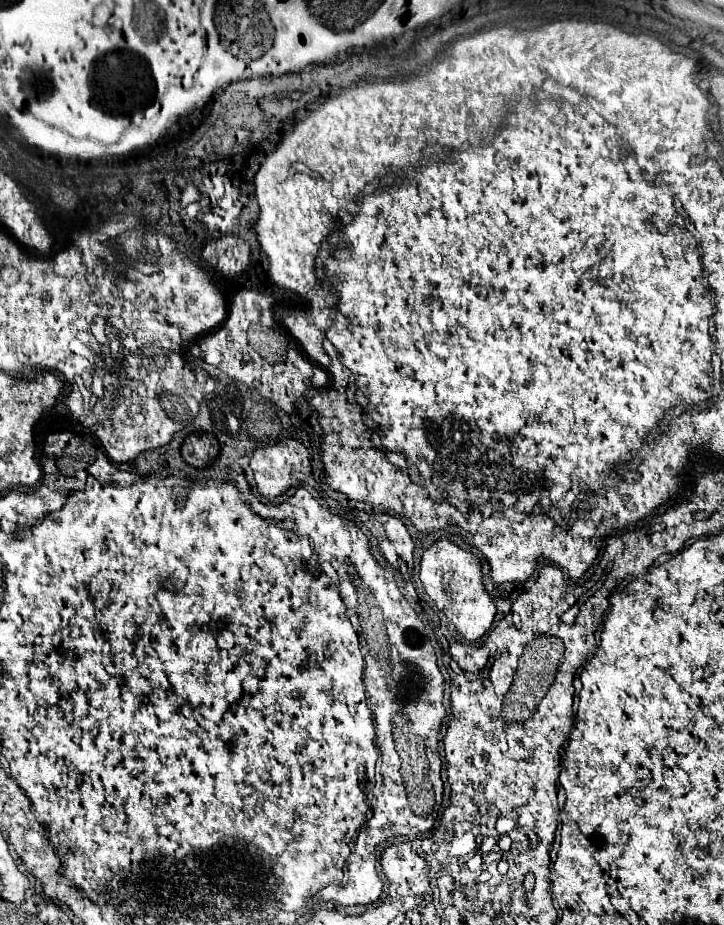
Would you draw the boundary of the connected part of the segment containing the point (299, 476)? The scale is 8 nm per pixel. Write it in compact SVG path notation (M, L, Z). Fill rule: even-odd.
M293 438L275 446L257 448L251 456L251 470L259 494L263 498L277 498L311 476L309 452Z

